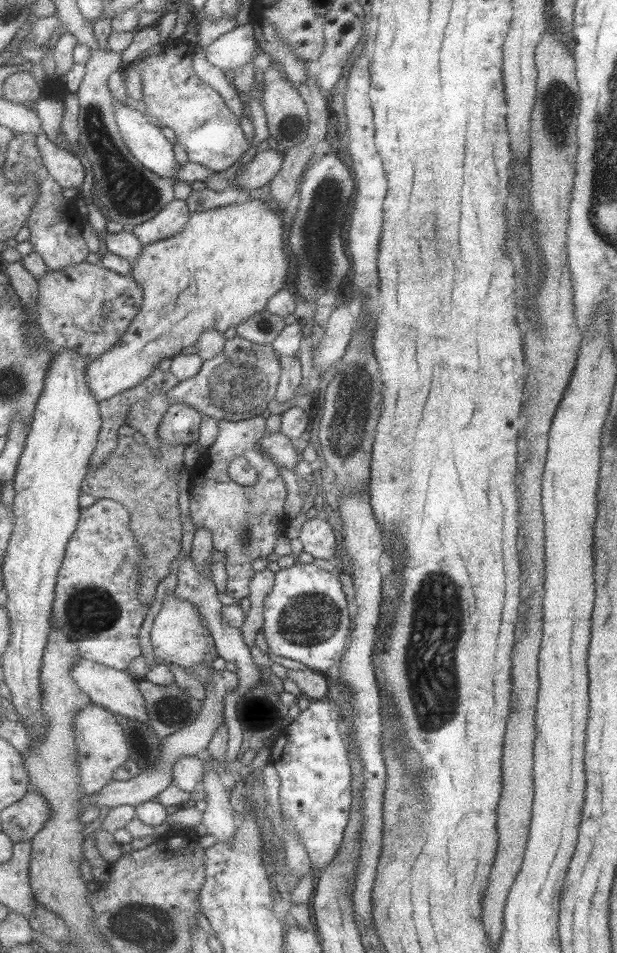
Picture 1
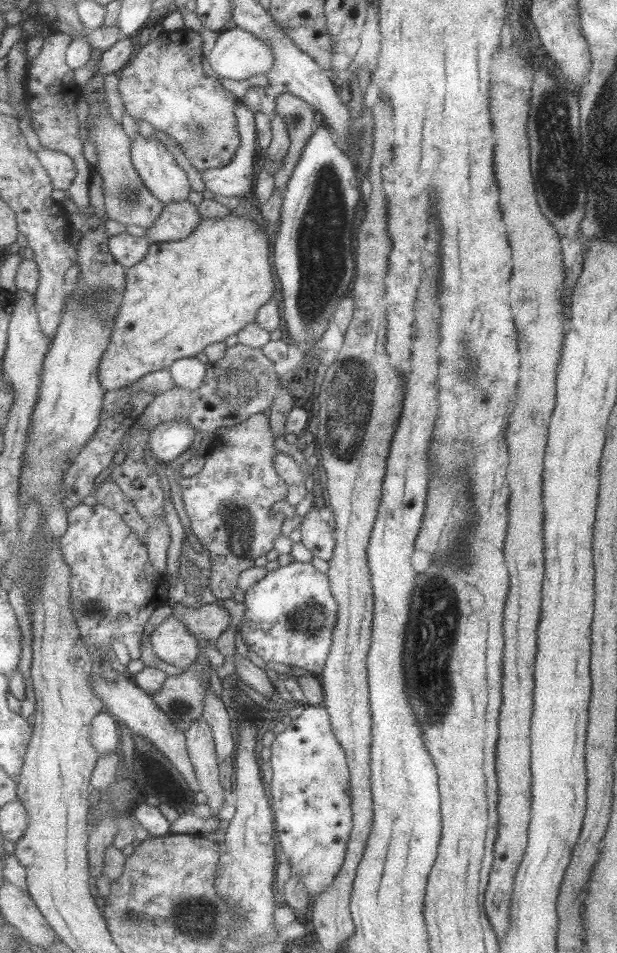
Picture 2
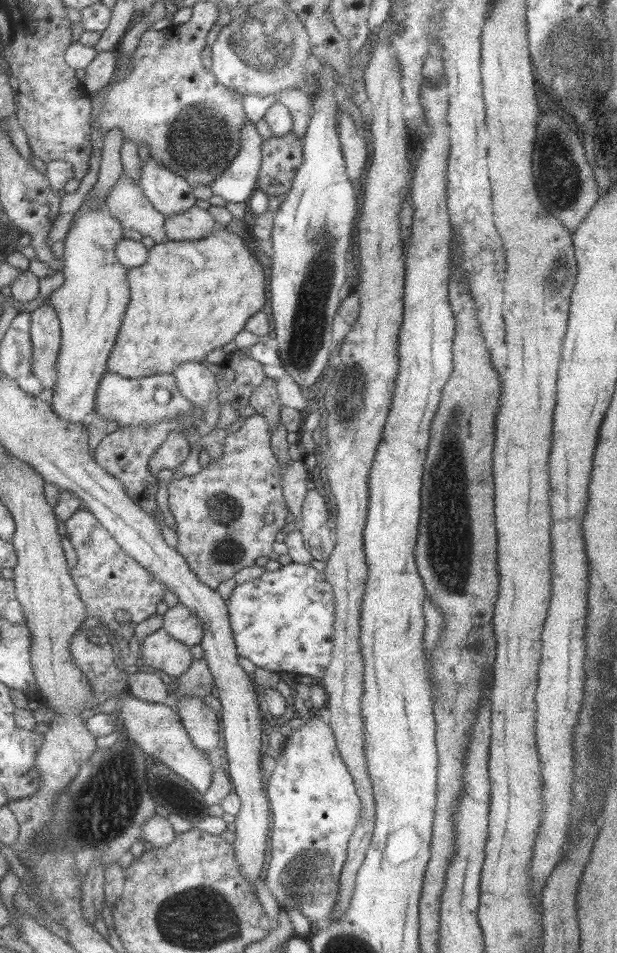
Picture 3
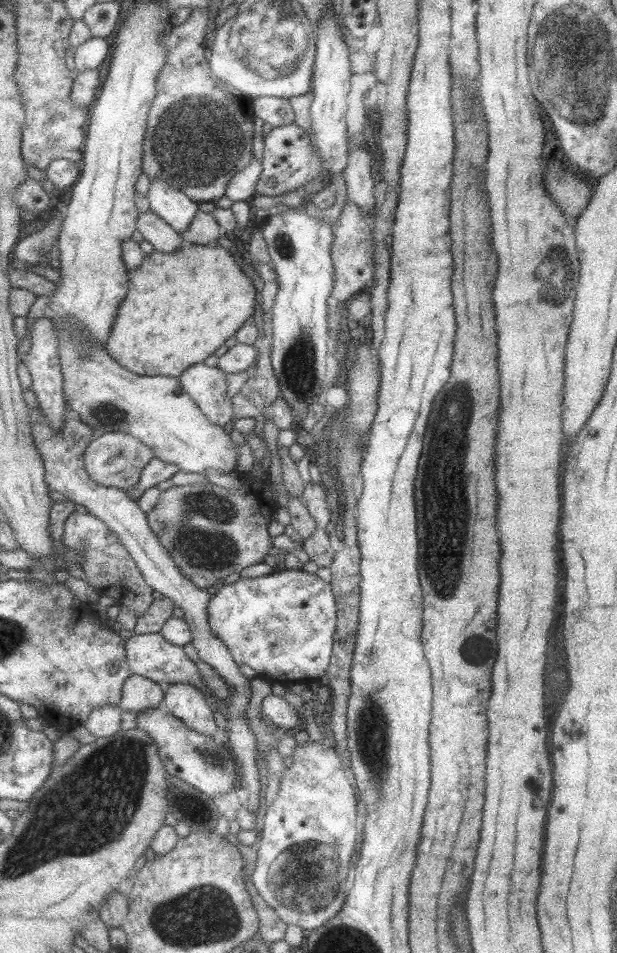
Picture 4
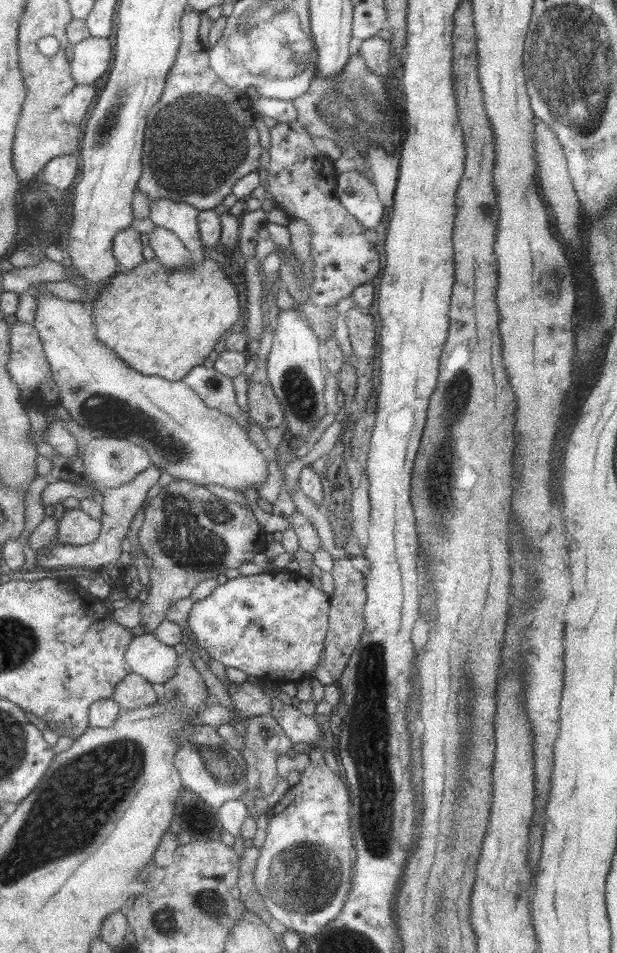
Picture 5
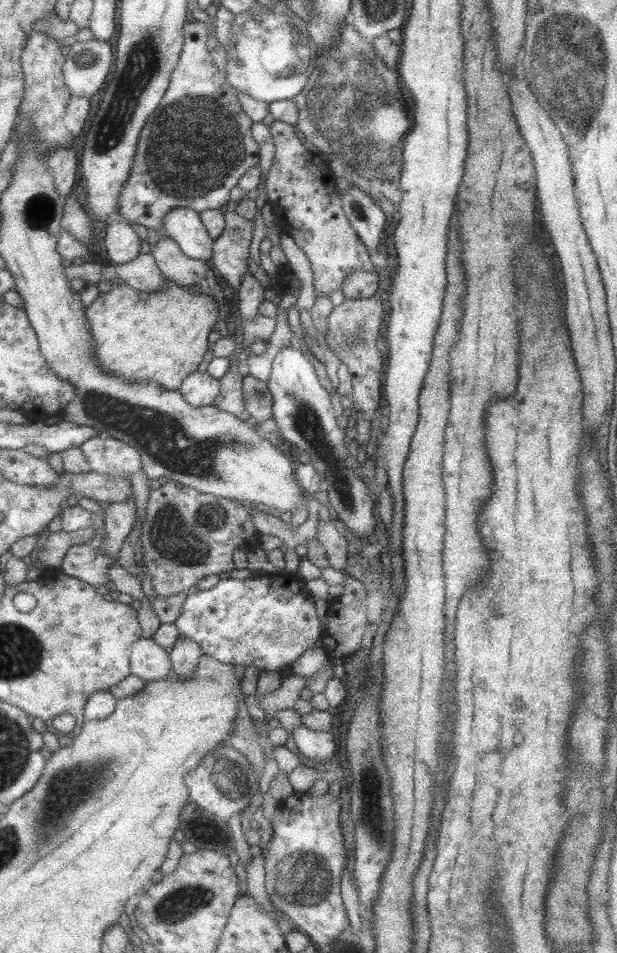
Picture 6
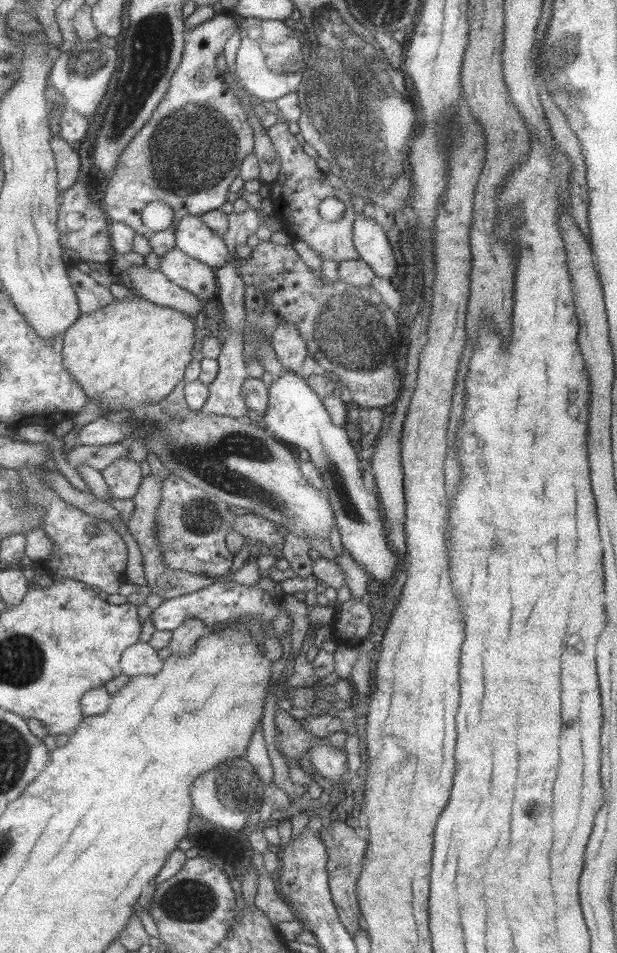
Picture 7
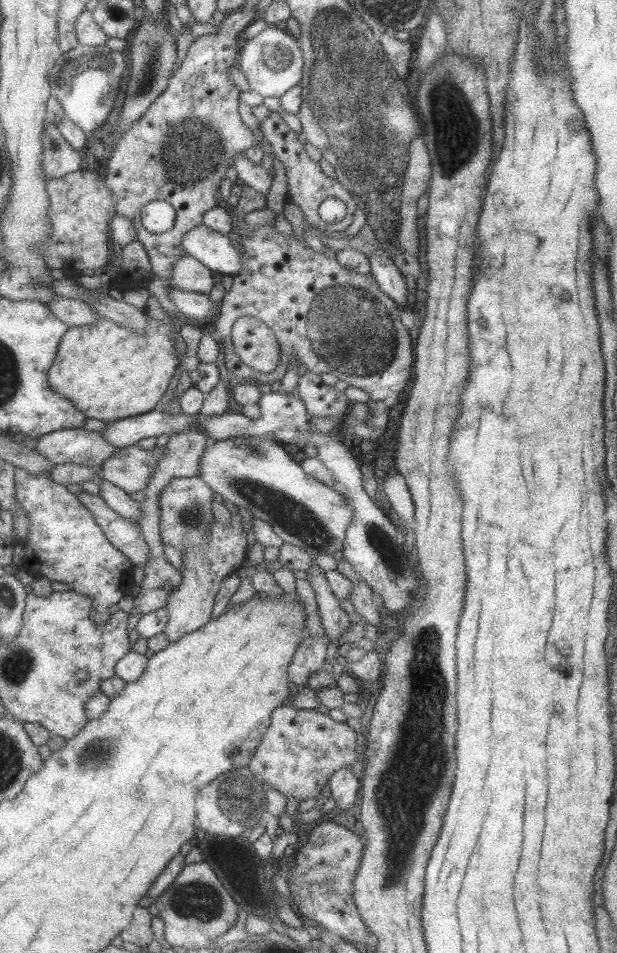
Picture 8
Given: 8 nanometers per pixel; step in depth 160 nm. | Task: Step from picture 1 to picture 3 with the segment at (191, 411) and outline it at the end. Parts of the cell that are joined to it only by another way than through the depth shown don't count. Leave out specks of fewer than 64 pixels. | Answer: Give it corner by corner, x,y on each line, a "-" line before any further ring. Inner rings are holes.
175,430
173,432
169,431
164,441
149,457
147,463
149,472
155,475
161,468
167,468
175,472
189,454
189,444
186,437

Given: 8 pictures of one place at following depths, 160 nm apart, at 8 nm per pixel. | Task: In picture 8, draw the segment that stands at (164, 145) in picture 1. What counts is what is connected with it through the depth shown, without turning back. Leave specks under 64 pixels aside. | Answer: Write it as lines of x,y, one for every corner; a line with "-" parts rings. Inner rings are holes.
203,224
187,231
181,240
186,255
195,258
215,275
237,275
243,269
241,254
227,235
219,234

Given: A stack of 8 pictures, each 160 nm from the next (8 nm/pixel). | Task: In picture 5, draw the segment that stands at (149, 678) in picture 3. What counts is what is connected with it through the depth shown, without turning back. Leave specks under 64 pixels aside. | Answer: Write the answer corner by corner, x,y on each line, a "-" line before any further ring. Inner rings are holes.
129,673
120,680
114,686
110,697
121,710
133,710
157,702
157,695
151,689
151,683
135,673

